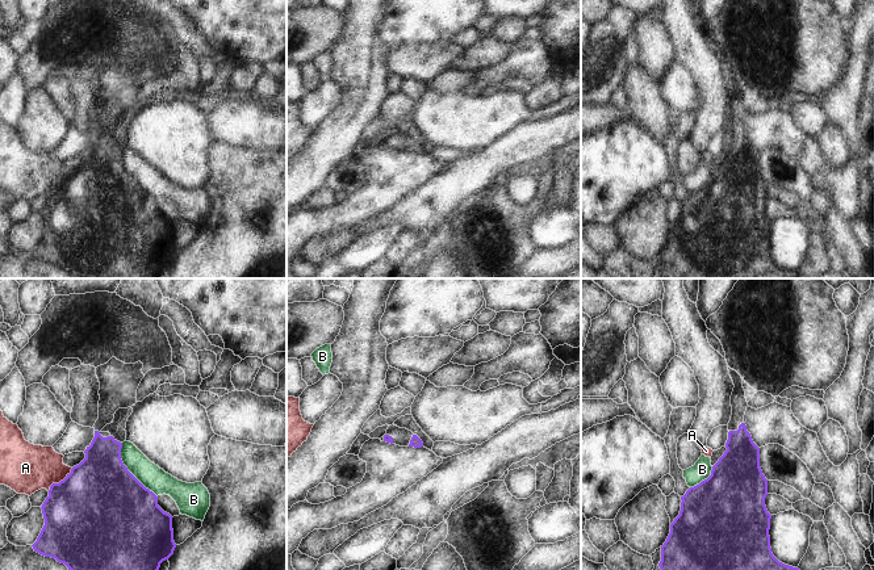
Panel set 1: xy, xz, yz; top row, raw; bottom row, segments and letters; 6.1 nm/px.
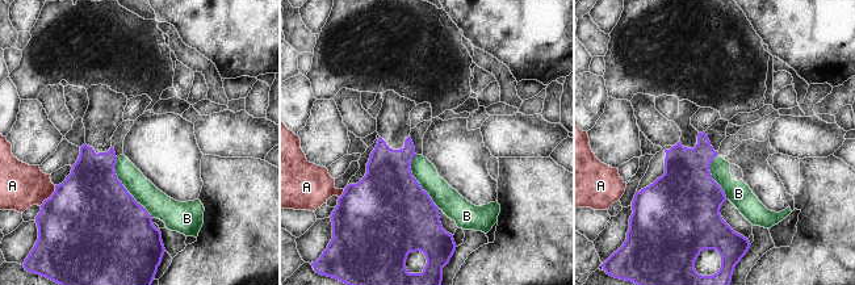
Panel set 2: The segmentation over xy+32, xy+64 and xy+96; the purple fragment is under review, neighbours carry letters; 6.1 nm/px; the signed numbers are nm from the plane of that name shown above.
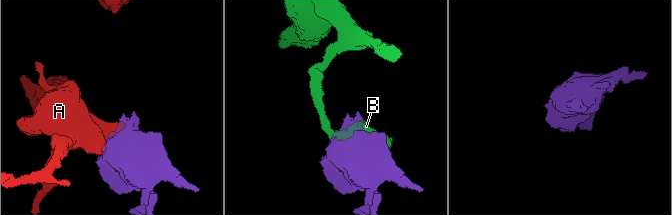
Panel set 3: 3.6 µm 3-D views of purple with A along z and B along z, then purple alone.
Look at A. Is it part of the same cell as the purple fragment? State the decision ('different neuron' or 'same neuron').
different neuron

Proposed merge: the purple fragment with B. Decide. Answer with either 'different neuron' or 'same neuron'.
different neuron

